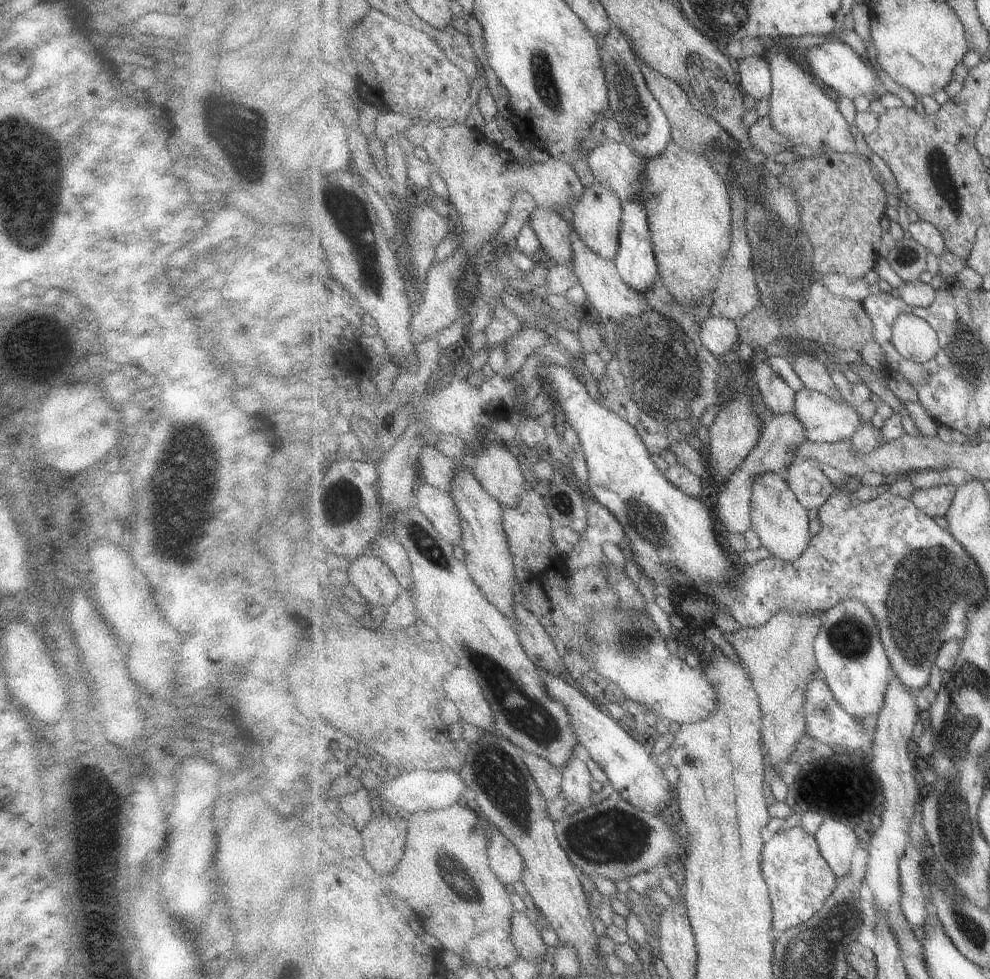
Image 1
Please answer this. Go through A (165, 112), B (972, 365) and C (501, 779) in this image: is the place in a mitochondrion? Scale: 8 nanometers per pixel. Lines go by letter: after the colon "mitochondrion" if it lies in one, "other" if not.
A: other
B: mitochondrion
C: mitochondrion

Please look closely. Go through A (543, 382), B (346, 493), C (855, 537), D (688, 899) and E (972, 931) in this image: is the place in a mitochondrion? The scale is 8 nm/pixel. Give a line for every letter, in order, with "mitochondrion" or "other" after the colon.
A: other
B: other
C: other
D: other
E: mitochondrion

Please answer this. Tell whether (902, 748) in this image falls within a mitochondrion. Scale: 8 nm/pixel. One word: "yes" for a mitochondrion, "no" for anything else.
no

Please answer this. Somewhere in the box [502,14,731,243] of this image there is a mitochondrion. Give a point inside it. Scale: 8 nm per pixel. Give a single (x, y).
(542, 71)

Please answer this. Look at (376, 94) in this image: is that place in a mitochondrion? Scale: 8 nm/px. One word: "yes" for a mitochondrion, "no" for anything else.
no

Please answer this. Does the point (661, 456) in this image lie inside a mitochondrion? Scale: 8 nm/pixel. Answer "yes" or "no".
no

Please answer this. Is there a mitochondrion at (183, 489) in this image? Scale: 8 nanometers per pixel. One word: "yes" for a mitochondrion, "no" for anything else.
yes

